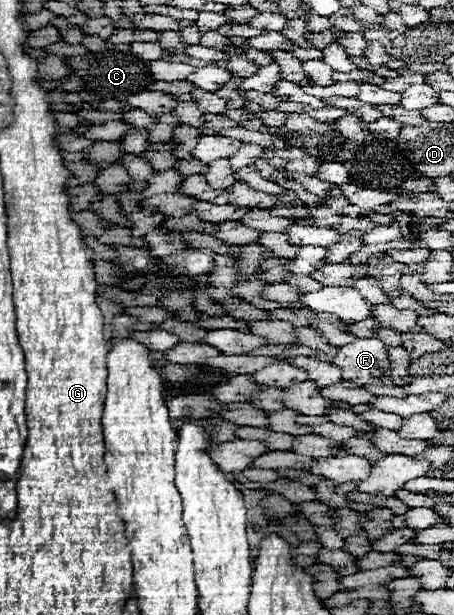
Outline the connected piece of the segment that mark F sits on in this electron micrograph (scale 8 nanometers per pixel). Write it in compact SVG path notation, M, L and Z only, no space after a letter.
M355 339L341 347L333 359L343 369L343 379L351 379L357 385L369 385L379 379L387 379L391 373L389 347L377 339Z

